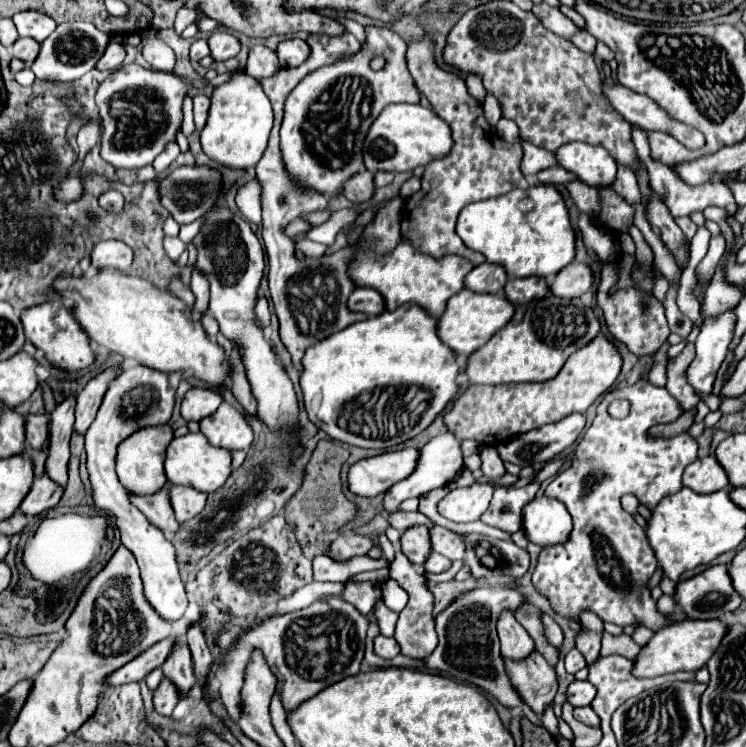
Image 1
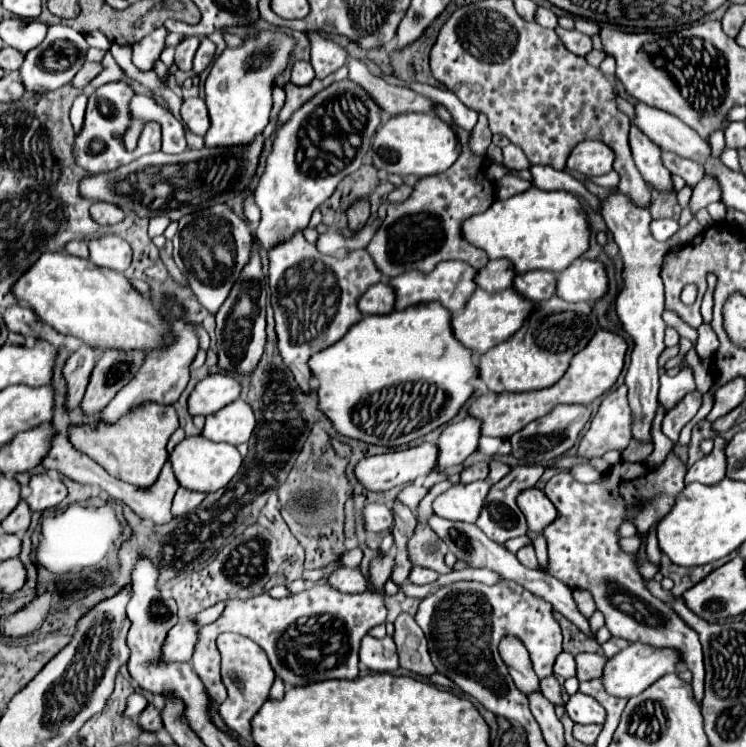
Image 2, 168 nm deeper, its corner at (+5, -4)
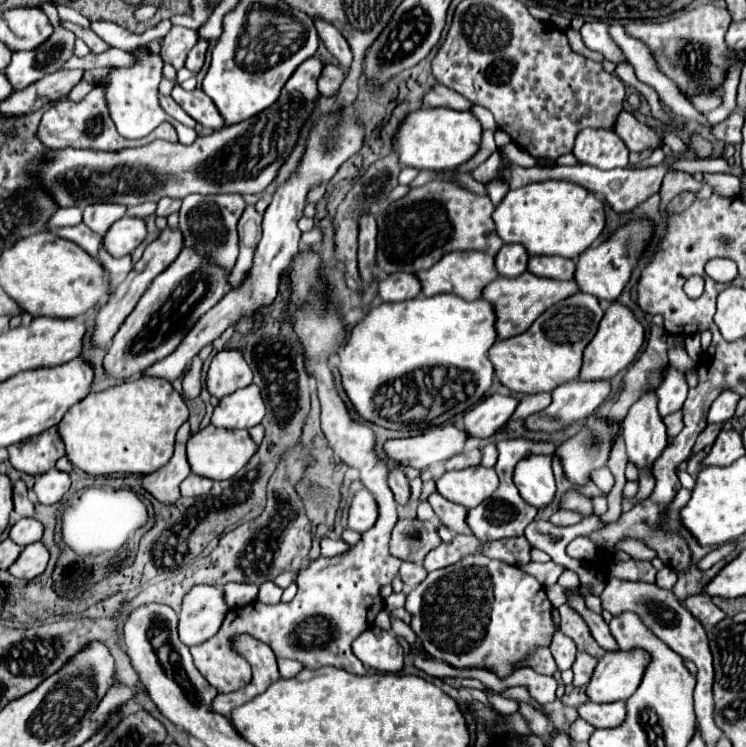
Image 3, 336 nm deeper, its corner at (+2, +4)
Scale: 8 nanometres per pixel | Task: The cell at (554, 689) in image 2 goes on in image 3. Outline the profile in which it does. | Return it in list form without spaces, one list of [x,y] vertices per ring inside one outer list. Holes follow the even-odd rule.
[[[548,646],[536,648],[534,652],[530,652],[530,656],[528,656],[526,660],[520,660],[514,668],[518,670],[518,668],[522,668],[522,666],[528,666],[528,668],[532,668],[532,670],[538,672],[538,674],[548,674],[548,676],[552,676],[552,674],[558,670]]]

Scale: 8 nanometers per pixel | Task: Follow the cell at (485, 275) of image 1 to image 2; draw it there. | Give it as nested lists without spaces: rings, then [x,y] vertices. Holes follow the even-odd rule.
[[[489,260],[477,276],[475,284],[487,292],[499,292],[511,288],[511,280],[515,278],[515,270],[509,260]]]

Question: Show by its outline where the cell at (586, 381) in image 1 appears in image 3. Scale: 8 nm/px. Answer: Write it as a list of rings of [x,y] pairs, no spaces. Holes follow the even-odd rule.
[[[612,302],[612,306],[608,306],[608,310],[604,312],[604,318],[600,320],[600,328],[596,336],[584,350],[584,364],[582,364],[580,378],[582,380],[602,380],[602,378],[610,380],[622,368],[632,364],[632,360],[636,358],[638,350],[644,344],[644,336],[646,336],[644,326],[638,322],[634,312],[620,302]]]

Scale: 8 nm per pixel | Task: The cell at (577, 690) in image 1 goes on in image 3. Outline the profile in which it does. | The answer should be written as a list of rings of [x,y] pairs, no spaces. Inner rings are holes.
[[[586,702],[578,708],[578,714],[594,728],[616,728],[626,720],[626,704],[624,702],[612,702],[612,704]]]

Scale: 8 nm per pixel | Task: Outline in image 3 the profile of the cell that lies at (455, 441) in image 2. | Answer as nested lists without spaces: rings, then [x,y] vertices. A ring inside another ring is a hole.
[[[490,394],[464,414],[464,430],[472,438],[488,438],[510,420],[518,404],[516,394]]]

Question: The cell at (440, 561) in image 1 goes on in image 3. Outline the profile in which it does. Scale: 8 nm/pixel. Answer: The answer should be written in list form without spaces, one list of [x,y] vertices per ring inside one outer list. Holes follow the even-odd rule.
[[[404,562],[400,566],[400,570],[398,570],[398,576],[404,582],[404,590],[412,590],[412,588],[416,588],[428,576],[428,572],[420,564]]]

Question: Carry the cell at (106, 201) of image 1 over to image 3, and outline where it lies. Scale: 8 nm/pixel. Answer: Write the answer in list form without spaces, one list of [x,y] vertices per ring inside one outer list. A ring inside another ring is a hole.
[[[90,204],[84,208],[84,224],[96,234],[104,236],[108,228],[126,214],[126,206],[120,204]]]

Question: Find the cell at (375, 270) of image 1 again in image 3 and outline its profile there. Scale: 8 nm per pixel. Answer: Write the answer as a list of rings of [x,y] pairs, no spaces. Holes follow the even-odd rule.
[[[454,251],[446,254],[434,268],[426,272],[418,272],[418,278],[422,282],[422,294],[434,296],[442,292],[456,294],[468,302],[482,298],[482,290],[486,284],[490,284],[494,278],[498,278],[498,270],[494,268],[494,256],[486,256],[486,252],[480,251]]]

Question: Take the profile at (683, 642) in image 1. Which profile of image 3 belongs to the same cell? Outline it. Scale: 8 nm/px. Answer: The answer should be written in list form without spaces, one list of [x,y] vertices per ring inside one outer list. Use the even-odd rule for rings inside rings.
[[[608,652],[596,666],[590,684],[586,686],[586,696],[594,704],[608,704],[618,700],[628,700],[636,692],[642,672],[646,668],[646,652]]]

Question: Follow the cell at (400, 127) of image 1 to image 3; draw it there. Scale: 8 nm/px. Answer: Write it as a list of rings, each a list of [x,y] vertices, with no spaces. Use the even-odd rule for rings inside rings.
[[[420,108],[416,112],[410,112],[402,122],[394,138],[394,146],[398,150],[402,166],[444,172],[456,170],[460,164],[470,160],[478,152],[480,140],[482,126],[474,114],[446,108]]]

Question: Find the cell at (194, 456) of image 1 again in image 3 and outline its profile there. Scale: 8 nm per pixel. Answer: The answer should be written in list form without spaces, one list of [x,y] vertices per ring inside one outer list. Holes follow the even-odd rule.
[[[210,424],[188,440],[188,462],[194,474],[206,476],[210,480],[228,480],[248,464],[248,460],[254,456],[256,450],[258,444],[250,438],[248,430],[228,430]]]

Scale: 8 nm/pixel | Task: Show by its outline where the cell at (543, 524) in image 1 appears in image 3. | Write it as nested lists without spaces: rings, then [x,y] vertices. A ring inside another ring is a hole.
[[[530,454],[522,458],[514,470],[514,484],[528,504],[536,508],[544,508],[546,504],[550,504],[556,494],[552,456]]]

